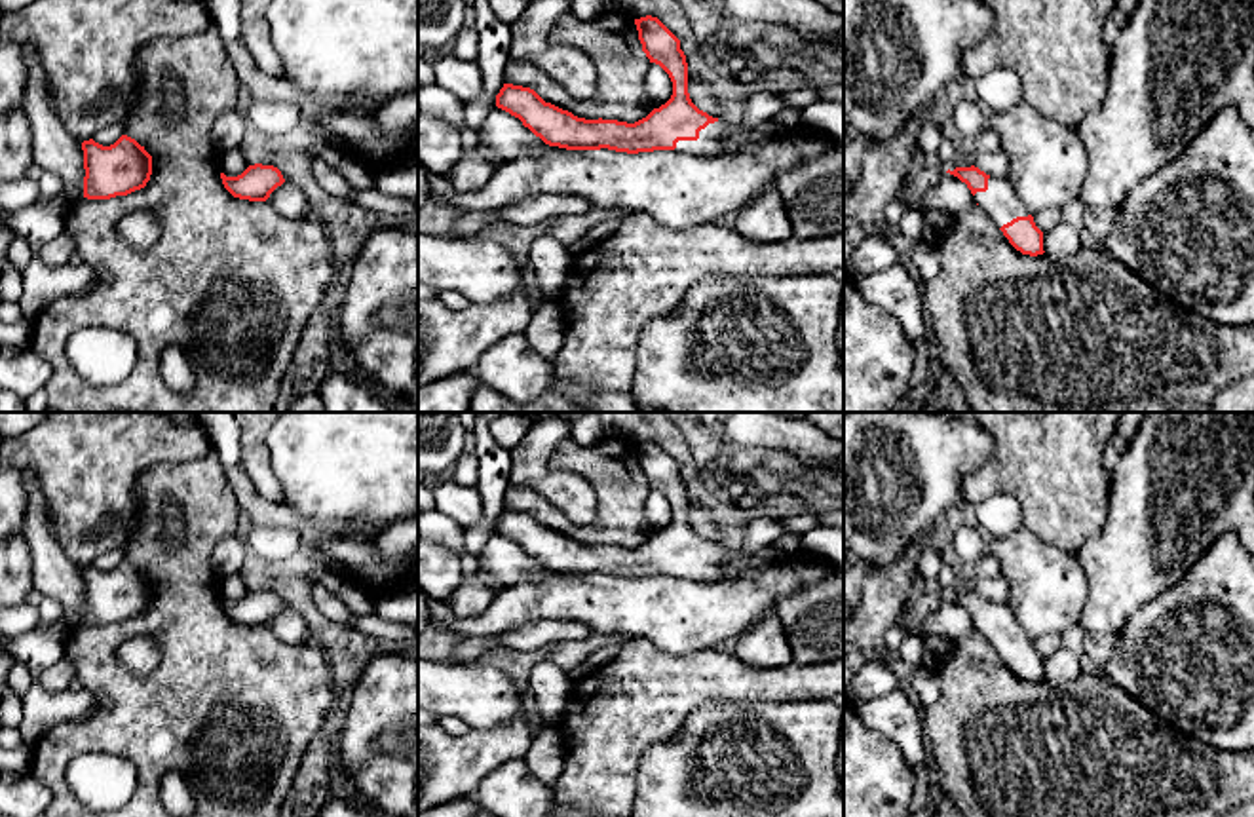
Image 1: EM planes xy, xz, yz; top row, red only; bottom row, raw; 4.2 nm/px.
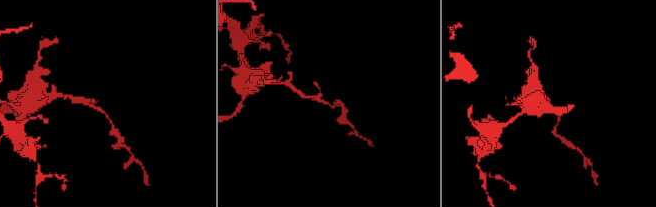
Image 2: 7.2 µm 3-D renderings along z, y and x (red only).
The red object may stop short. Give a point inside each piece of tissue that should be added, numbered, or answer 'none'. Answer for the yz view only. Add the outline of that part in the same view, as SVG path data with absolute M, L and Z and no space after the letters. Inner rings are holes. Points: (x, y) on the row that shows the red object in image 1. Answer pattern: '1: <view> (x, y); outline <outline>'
1: yz (1000, 202); outline M990 177L988 190L977 192L975 200L978 207L1001 228L1016 217L1028 217L1018 196L1015 194L1013 182L1007 177Z

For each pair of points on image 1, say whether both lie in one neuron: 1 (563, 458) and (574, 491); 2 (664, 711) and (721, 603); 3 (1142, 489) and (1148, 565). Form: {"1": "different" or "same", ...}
{"1": "different", "2": "different", "3": "same"}

